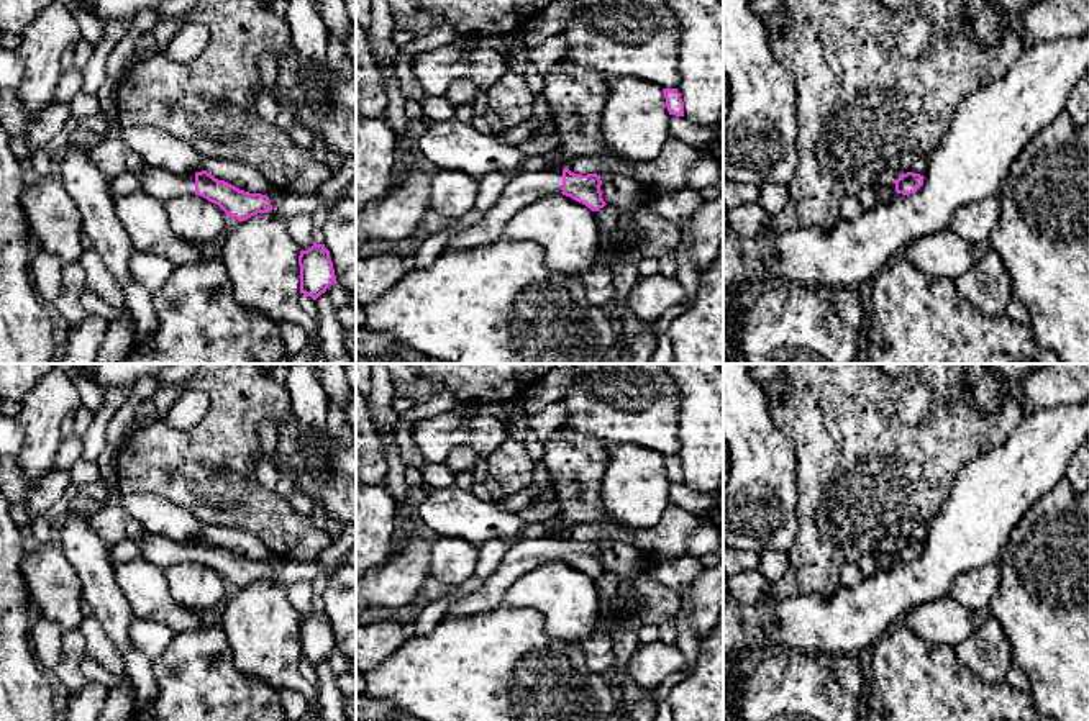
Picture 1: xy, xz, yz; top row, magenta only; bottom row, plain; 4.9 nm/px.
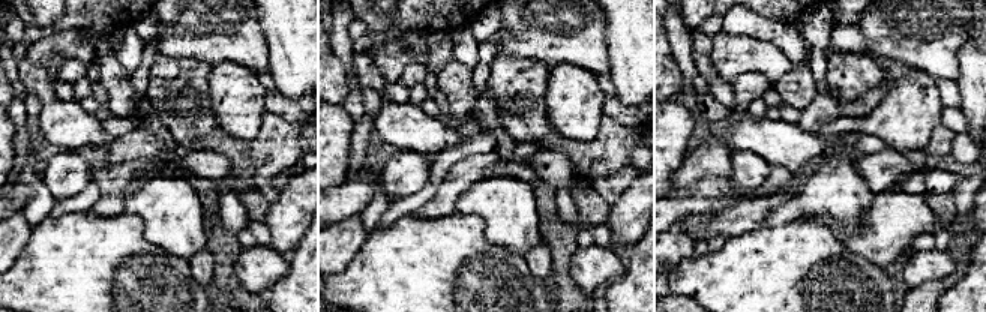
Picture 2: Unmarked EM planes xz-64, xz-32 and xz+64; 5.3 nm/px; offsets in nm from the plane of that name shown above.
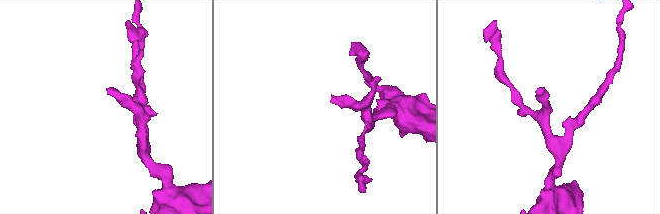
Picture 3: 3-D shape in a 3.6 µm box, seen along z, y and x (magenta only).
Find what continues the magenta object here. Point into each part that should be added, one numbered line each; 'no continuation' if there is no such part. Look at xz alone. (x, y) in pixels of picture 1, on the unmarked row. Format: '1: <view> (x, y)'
1: xz (525, 554)

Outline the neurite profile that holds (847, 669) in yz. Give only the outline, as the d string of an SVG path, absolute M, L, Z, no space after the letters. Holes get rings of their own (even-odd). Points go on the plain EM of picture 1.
M856 654L836 655L833 673L850 693L861 696L864 690L864 675L861 669L861 659Z

